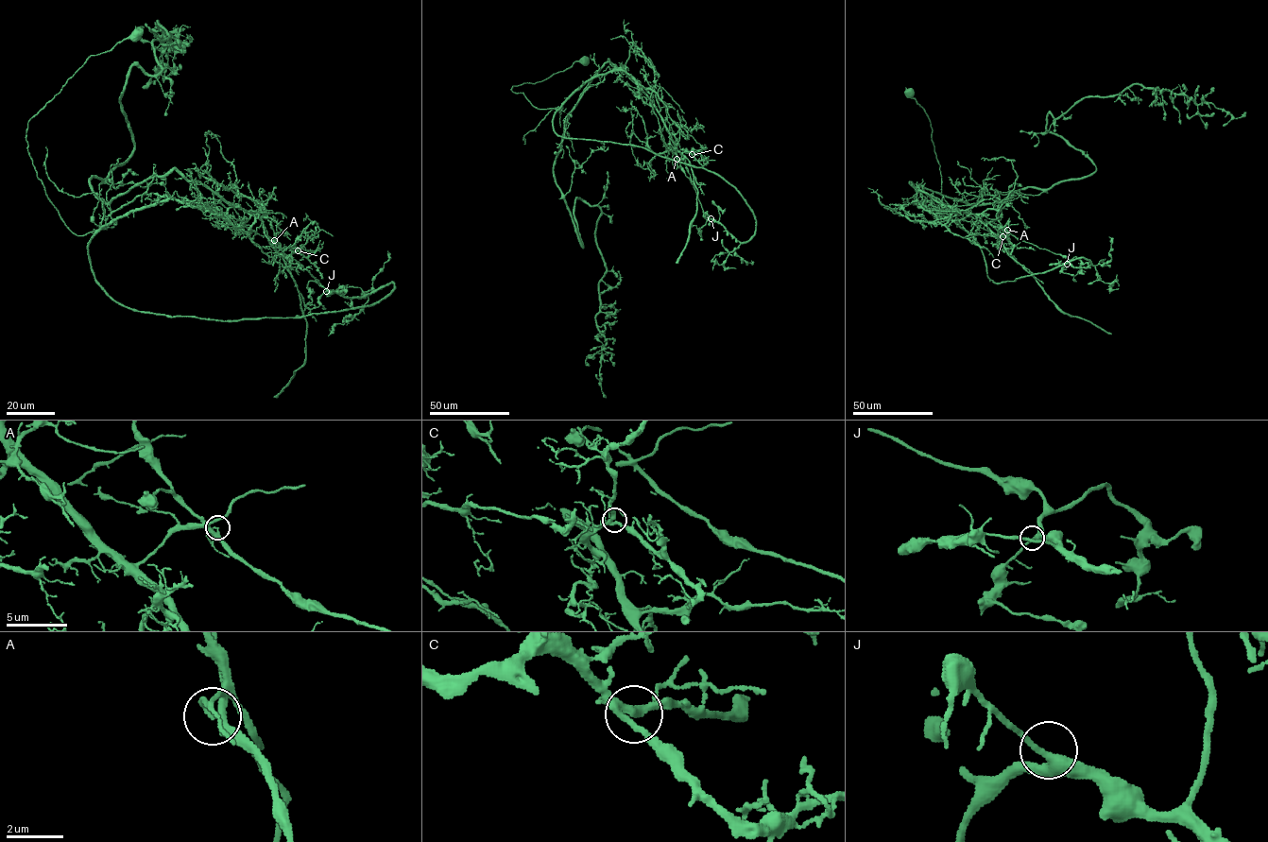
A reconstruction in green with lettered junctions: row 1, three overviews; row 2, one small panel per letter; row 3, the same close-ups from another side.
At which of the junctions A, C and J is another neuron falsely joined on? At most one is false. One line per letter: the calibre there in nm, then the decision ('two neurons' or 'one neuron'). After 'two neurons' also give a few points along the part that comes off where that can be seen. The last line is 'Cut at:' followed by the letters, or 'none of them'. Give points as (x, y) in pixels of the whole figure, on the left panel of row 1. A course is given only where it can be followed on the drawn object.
A: 190 nm thick; two neurons; foreign part runs (274, 239), (328, 290), (393, 289), (166, 317), (115, 301), (88, 245), (169, 199), (264, 253), (282, 221)
C: 260 nm thick; one neuron
J: 320 nm thick; one neuron
Cut at: A

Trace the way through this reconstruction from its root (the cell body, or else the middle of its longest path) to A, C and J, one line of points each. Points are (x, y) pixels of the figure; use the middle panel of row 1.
A: (586, 61), (511, 90), (537, 108), (557, 110), (588, 81), (617, 70), (652, 107), (676, 159)
C: (586, 61), (511, 90), (537, 108), (557, 110), (588, 81), (617, 70), (654, 105), (676, 147), (692, 154)
J: (586, 61), (511, 90), (537, 108), (557, 110), (588, 81), (617, 70), (652, 107), (663, 143), (711, 218)

